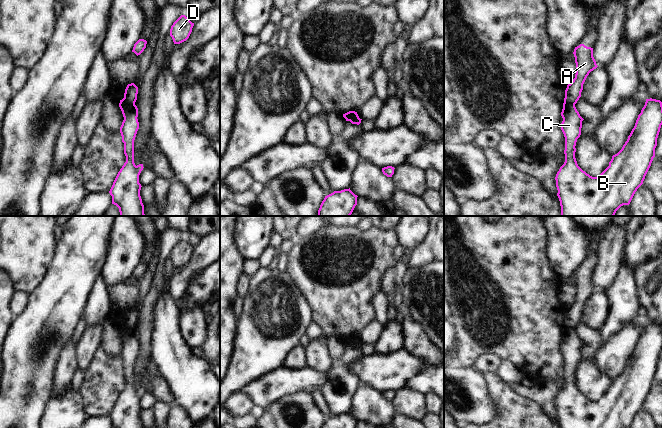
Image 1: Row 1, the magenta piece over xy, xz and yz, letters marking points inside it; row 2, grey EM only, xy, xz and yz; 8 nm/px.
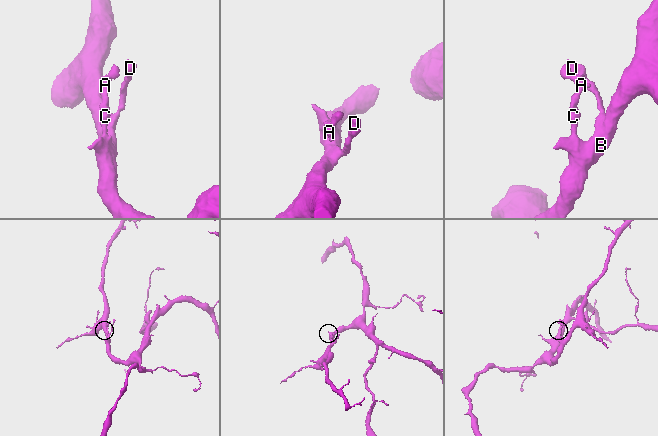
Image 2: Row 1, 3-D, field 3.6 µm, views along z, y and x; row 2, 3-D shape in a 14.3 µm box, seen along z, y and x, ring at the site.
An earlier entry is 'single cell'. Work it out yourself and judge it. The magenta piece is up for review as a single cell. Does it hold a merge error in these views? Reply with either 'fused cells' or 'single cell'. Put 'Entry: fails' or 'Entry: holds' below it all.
fused cells
Entry: fails

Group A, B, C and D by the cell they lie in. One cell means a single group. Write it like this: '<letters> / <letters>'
A / B C D

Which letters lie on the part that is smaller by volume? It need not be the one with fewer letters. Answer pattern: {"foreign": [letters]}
{"foreign": ["A"]}

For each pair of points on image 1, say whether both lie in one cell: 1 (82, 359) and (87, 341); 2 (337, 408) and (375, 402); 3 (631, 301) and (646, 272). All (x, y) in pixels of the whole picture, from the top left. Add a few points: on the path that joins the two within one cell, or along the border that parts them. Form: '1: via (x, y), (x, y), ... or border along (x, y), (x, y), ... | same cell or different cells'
1: via (84, 355), (87, 345) | same cell
2: border along (359, 384), (353, 393), (352, 405), (349, 411) | different cells
3: border along (634, 274), (638, 303), (641, 307) | different cells

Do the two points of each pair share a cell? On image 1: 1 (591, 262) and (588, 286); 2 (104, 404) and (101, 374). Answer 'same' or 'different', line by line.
1: same
2: same

